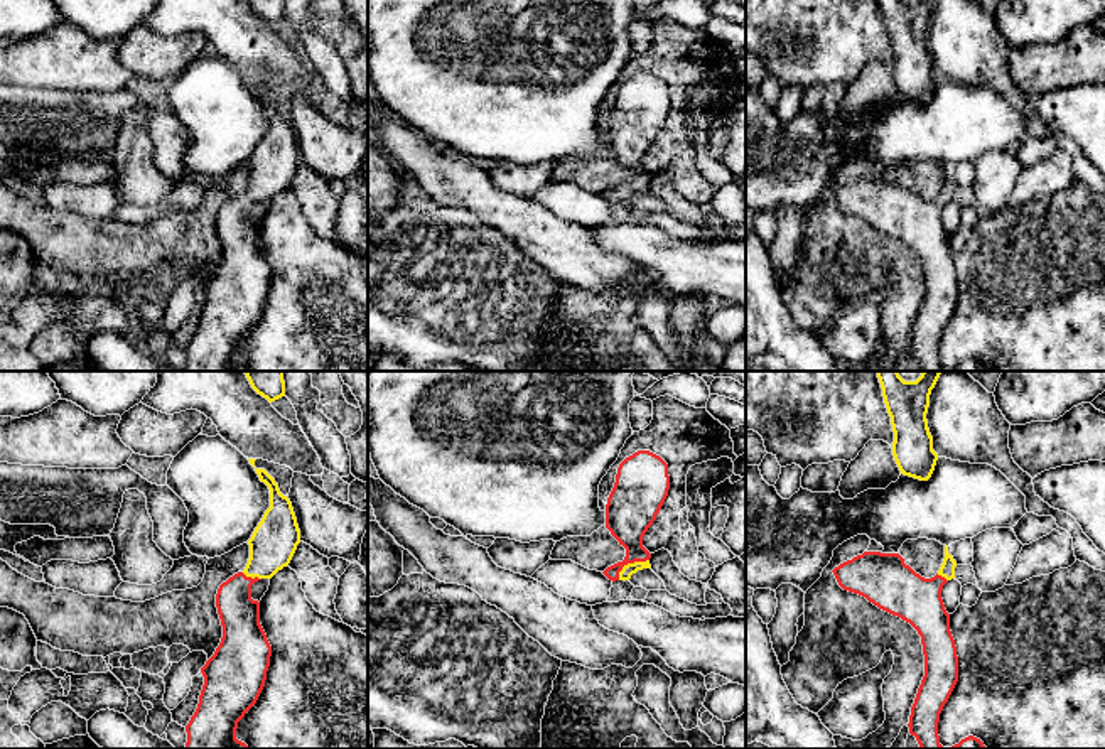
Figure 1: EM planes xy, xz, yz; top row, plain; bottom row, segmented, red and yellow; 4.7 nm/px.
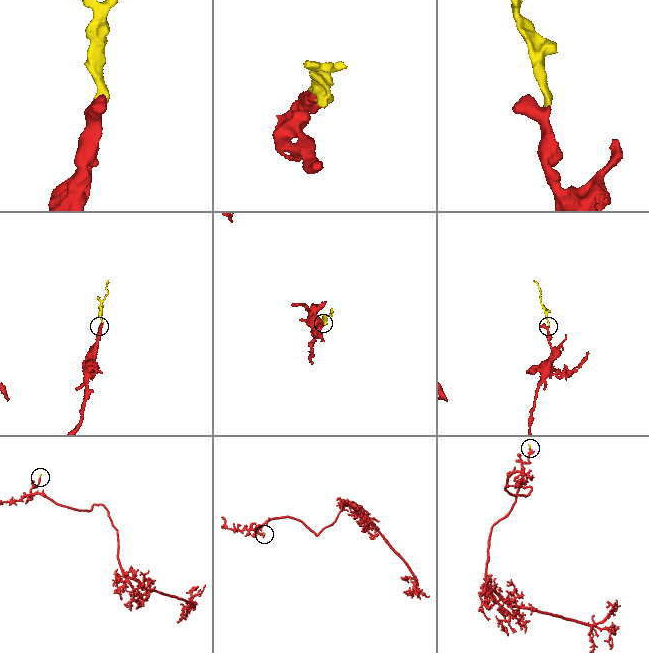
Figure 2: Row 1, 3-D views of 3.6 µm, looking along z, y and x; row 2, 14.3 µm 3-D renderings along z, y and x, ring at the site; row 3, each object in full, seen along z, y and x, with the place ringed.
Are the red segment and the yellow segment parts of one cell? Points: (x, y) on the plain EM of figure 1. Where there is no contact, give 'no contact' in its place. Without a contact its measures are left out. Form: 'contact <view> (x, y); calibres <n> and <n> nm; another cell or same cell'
contact xz (630, 184); calibres 240 and 60 nm; same cell

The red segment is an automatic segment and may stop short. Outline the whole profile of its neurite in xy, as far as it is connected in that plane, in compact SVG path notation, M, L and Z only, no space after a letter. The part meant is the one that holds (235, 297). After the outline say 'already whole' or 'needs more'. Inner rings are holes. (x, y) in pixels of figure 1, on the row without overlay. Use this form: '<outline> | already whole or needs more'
M265 91L255 93L270 111L270 130L248 162L250 181L245 192L218 211L223 260L201 290L204 307L197 331L186 348L184 371L248 371L236 361L238 344L265 309L272 268L260 246L260 224L251 221L251 207L272 201L290 186L300 165L300 152L292 125L280 115L275 101Z | needs more

